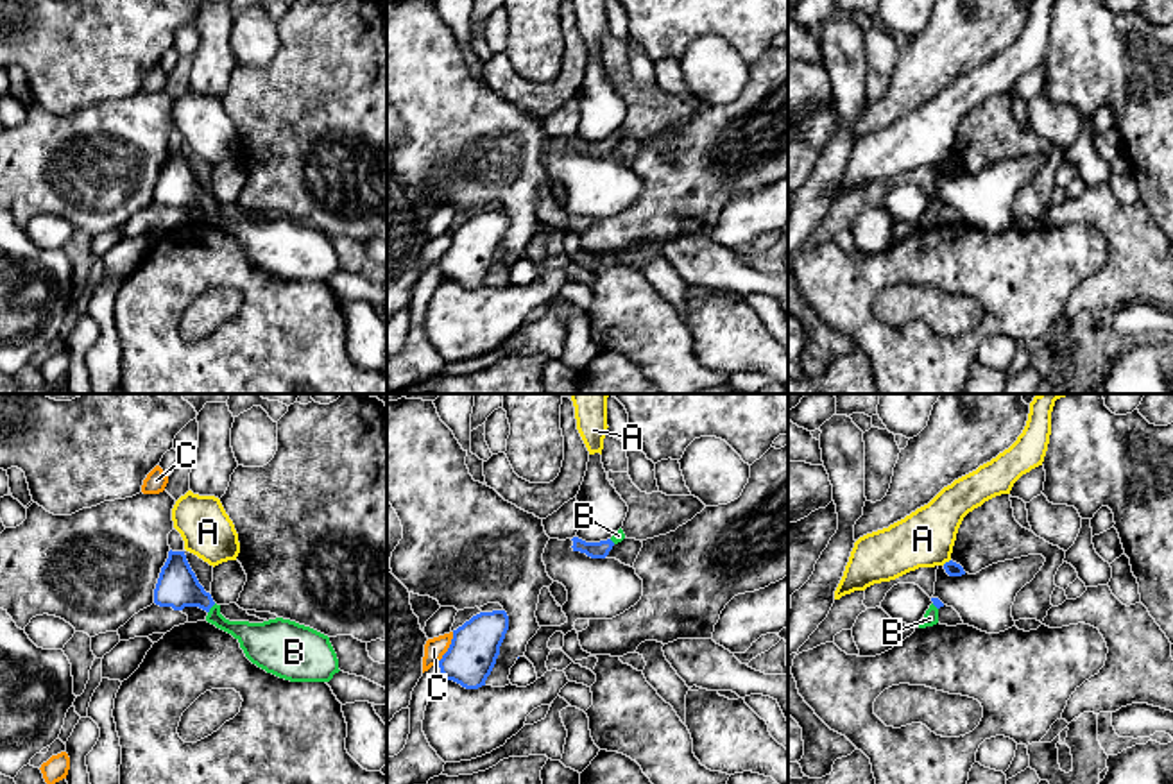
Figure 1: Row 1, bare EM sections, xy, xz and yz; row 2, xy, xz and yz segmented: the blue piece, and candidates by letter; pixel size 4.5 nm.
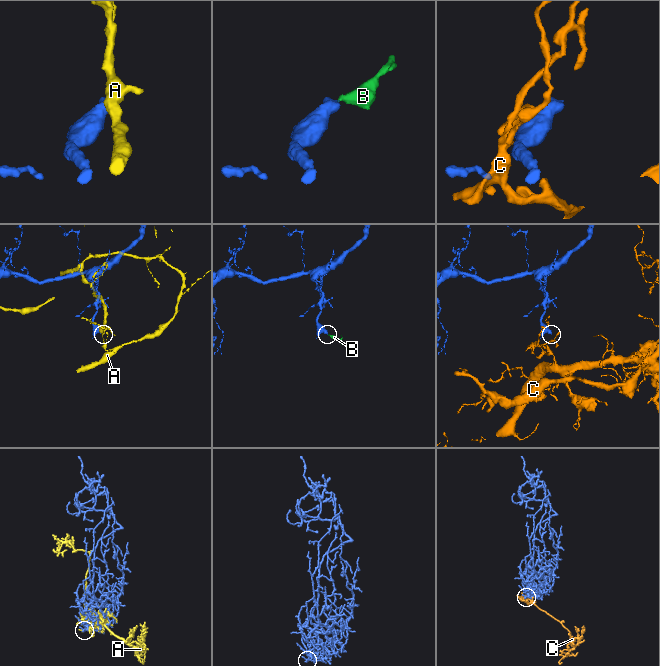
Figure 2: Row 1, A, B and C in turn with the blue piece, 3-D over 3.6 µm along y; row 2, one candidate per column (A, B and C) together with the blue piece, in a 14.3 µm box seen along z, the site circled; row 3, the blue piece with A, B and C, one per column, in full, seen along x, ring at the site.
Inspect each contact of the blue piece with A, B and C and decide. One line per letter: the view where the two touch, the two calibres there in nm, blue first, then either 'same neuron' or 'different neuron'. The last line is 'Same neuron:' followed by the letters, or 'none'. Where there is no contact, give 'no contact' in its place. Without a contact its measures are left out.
A: meets blue in yz; 70 nm thick on the blue side, 260 nm on the other; different neuron
B: meets blue in xy; 190 nm thick on the blue side, 150 nm on the other; same neuron
C: meets blue in xz; 220 nm thick on the blue side, 90 nm on the other; different neuron
Same neuron: B

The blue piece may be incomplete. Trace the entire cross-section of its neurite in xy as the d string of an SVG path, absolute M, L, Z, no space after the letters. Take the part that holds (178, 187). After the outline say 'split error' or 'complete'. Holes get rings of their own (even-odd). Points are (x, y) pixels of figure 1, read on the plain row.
M168 150L154 188L154 202L174 209L206 209L208 222L231 233L253 263L279 277L330 281L340 270L330 236L310 226L283 217L263 222L226 218L220 204L199 183L184 150Z; split error

